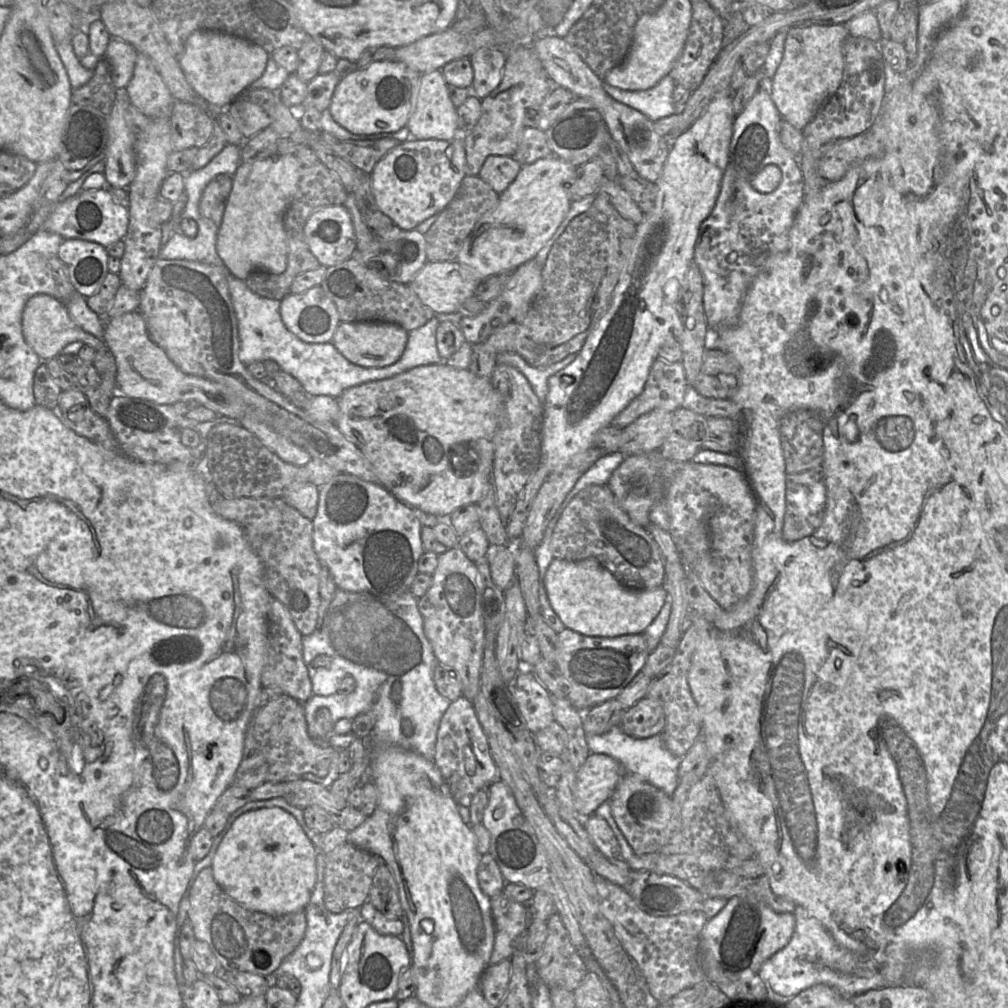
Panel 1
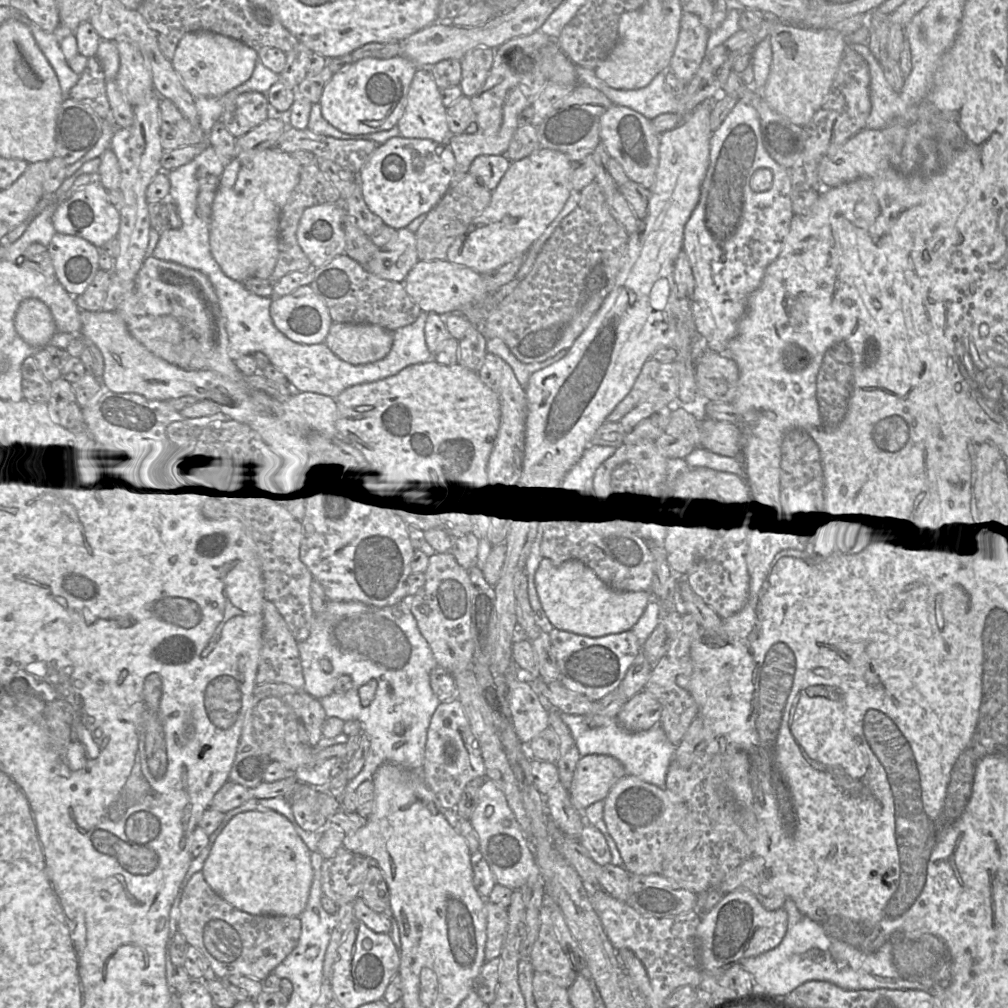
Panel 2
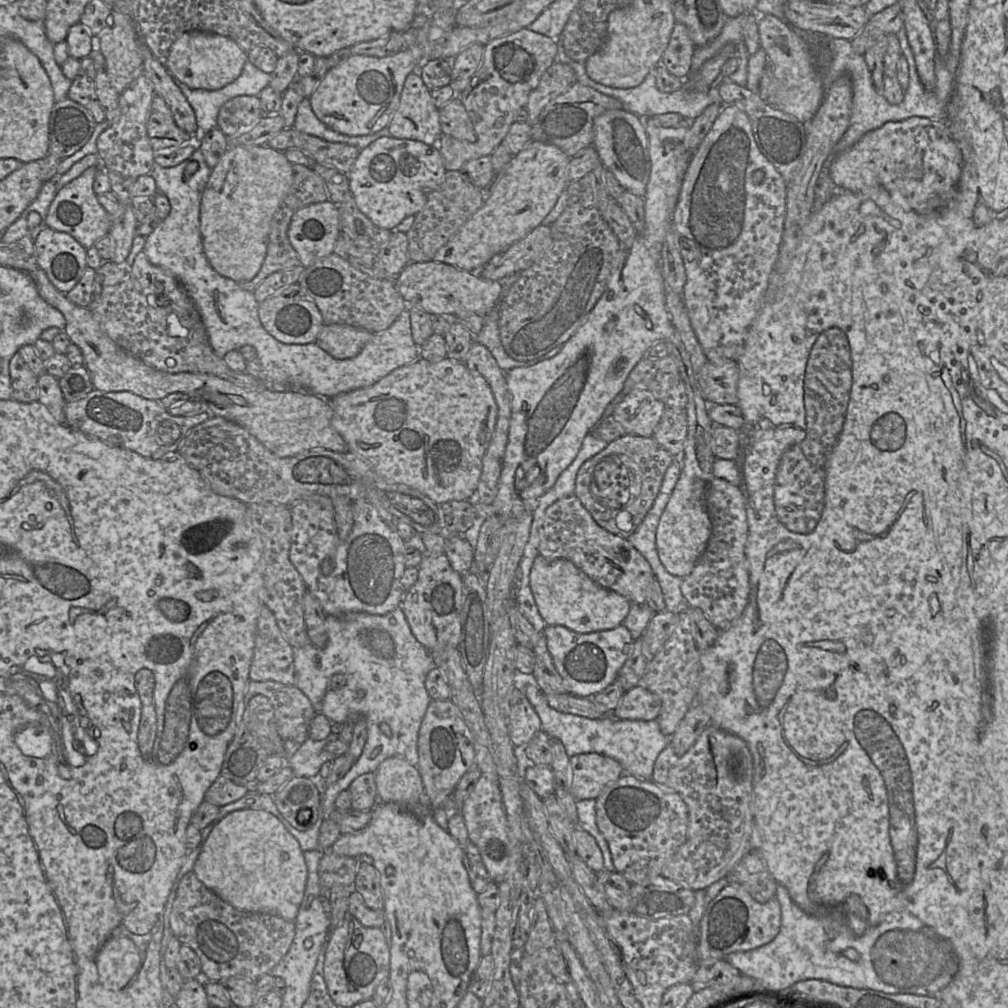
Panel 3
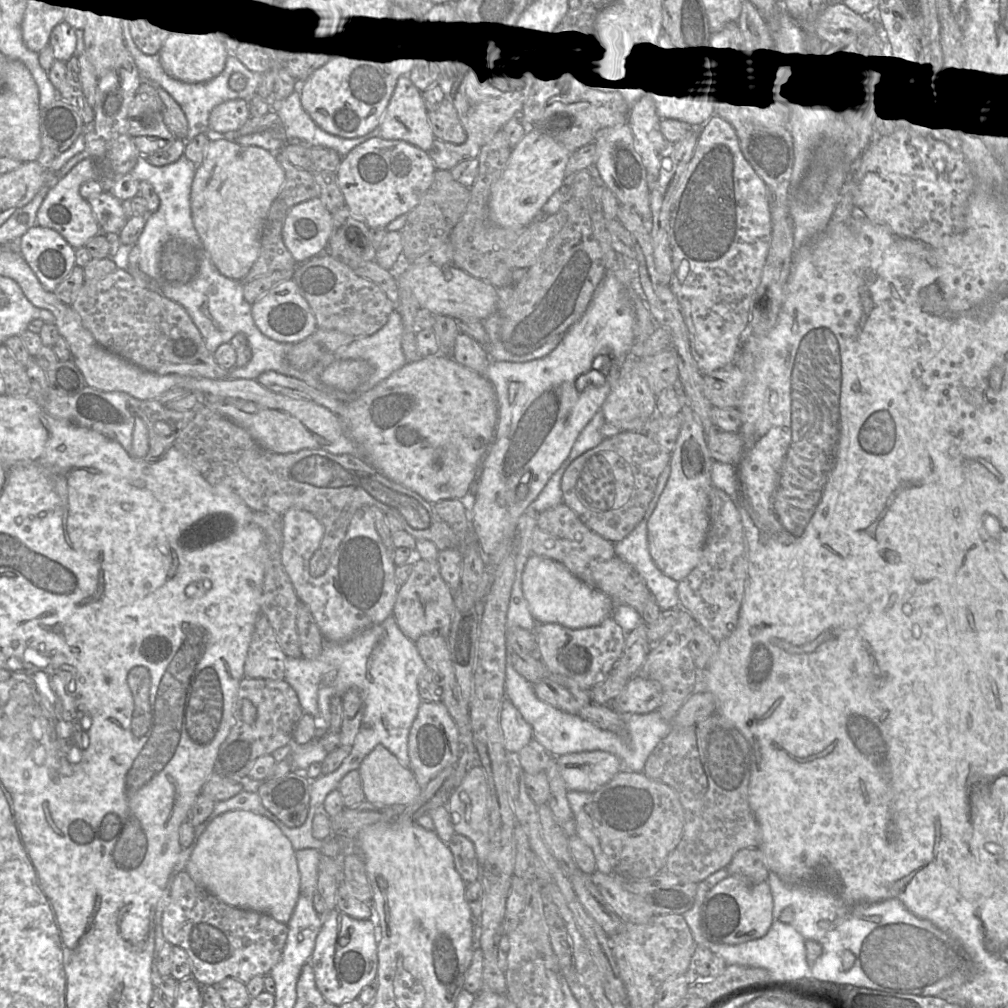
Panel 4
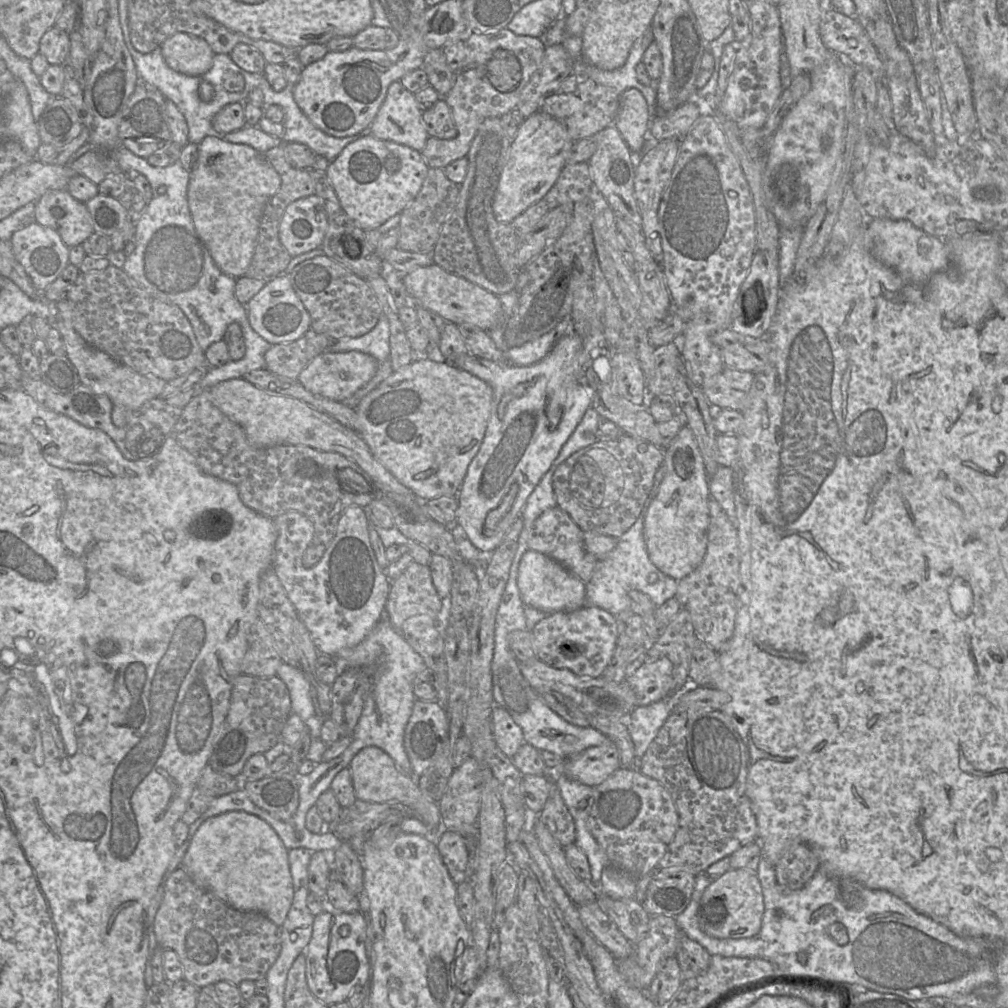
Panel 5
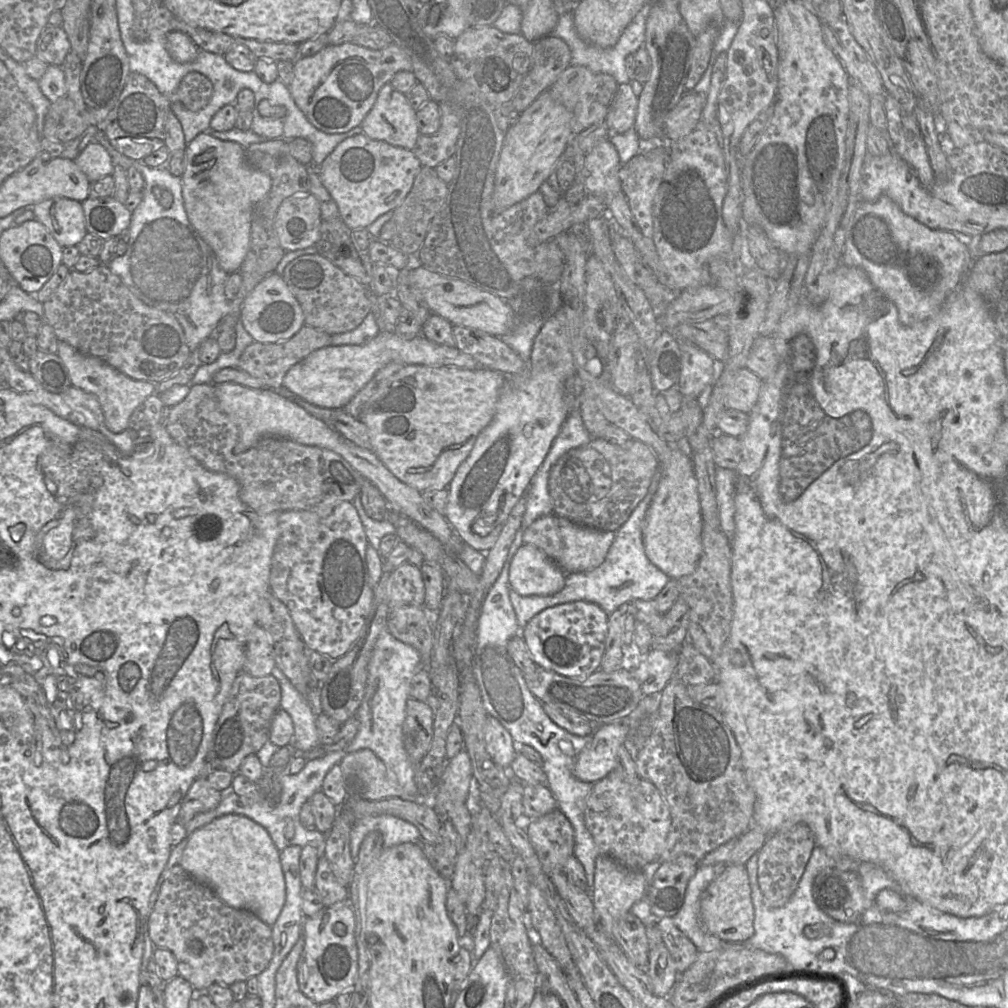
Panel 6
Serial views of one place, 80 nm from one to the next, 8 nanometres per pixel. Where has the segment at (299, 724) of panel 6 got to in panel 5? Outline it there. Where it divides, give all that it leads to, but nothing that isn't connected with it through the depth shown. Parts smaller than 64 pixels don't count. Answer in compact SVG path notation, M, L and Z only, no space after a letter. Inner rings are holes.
M282 663L276 675L289 690L292 713L301 718L312 738L319 738L322 719L328 716L322 715L322 712L319 716L316 712L310 695L310 683L303 671L298 667Z

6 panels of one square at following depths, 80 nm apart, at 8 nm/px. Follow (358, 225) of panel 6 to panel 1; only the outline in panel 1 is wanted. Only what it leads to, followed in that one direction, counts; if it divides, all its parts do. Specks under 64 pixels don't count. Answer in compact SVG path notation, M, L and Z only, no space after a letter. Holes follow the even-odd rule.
M406 140L389 151L373 168L371 190L378 209L402 230L415 228L438 215L453 199L467 175L464 143L452 140Z

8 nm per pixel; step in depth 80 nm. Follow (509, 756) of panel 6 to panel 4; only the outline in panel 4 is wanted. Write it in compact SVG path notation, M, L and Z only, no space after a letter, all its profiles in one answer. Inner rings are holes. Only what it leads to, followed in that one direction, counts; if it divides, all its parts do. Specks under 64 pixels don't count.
M507 699L501 707L500 726L504 747L510 753L518 754L533 738L531 725L525 721L519 710Z

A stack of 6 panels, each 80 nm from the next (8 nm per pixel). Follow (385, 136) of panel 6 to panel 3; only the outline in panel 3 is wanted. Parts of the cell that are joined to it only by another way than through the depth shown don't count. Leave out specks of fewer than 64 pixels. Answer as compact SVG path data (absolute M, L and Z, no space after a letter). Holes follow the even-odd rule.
M418 71L407 76L399 106L387 128L389 137L420 141L437 147L442 136L439 109L433 103L431 91Z

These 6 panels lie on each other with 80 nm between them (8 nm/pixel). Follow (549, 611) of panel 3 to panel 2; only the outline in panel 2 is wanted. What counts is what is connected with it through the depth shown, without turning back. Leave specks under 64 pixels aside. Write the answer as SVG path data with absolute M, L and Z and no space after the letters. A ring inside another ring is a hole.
M543 557L534 582L542 609L553 627L589 637L630 631L652 598L649 591L621 592L611 589L579 560L554 564Z

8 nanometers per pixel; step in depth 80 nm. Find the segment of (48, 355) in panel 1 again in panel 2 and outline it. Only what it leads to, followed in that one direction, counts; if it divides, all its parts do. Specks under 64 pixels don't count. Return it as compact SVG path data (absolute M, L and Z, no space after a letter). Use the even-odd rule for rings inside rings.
M39 299L24 300L15 316L15 328L29 345L41 349L58 332L49 307Z

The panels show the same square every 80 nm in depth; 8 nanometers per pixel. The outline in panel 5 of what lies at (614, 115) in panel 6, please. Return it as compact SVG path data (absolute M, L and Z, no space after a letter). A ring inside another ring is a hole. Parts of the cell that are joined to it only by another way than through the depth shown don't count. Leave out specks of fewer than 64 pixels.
M630 88L620 94L619 111L613 125L632 151L644 151L652 118L652 109L639 90Z

